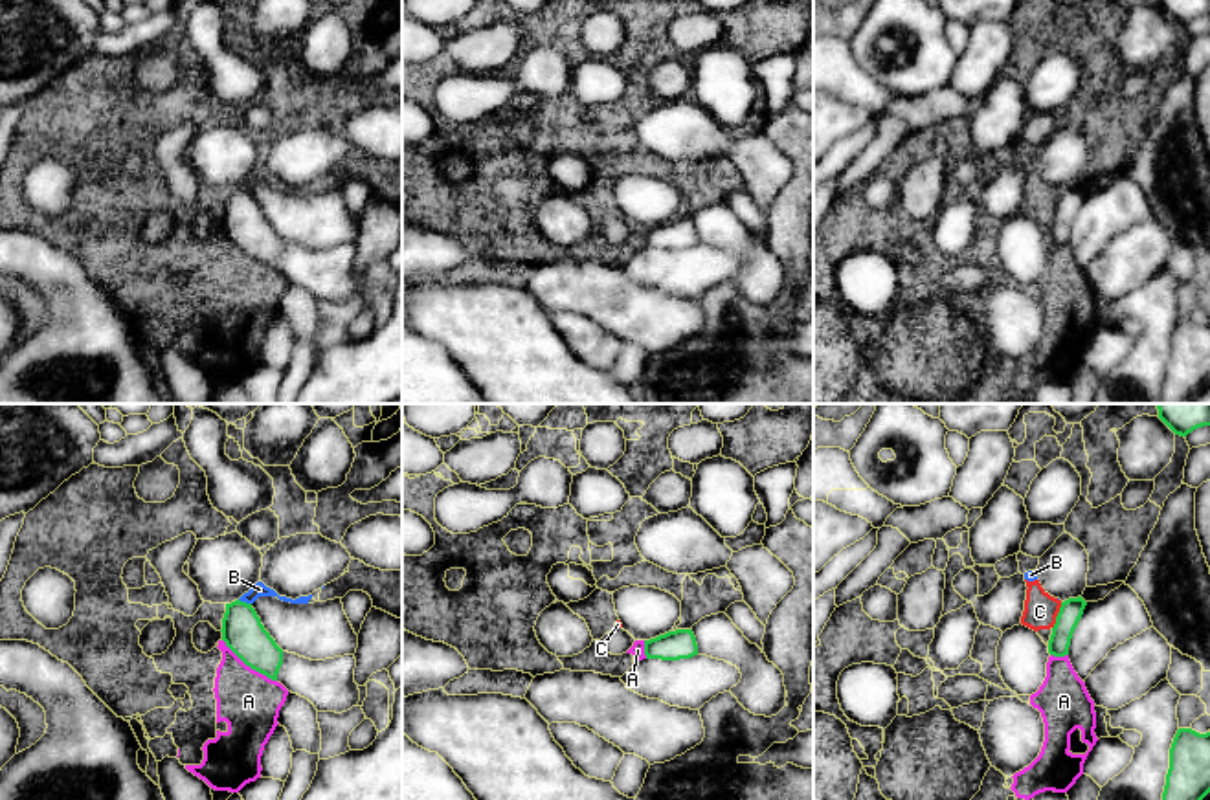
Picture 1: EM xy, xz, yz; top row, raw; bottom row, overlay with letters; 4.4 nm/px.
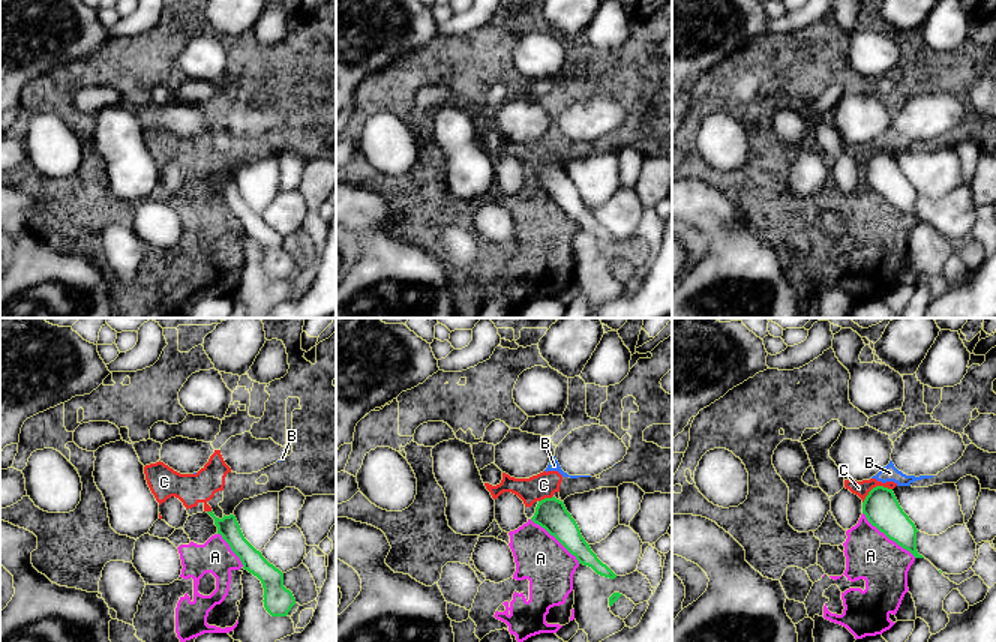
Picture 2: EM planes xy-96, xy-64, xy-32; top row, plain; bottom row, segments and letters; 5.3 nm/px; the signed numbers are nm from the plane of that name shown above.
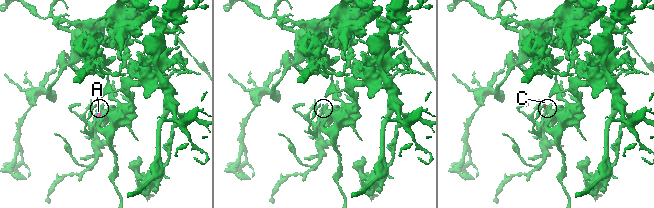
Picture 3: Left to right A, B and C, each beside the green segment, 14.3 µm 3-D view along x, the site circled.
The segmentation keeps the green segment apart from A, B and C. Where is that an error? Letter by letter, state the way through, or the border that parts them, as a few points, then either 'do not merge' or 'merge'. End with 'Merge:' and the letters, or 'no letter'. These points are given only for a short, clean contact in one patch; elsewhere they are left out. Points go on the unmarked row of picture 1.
A: border along xy (223, 228), (246, 254), (276, 270); do not merge
B: border along xy (239, 188), (250, 193); do not merge
C: border along yz (1062, 191), (1053, 217); do not merge
Merge: no letter

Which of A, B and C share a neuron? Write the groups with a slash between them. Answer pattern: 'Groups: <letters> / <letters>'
Groups: A B C

